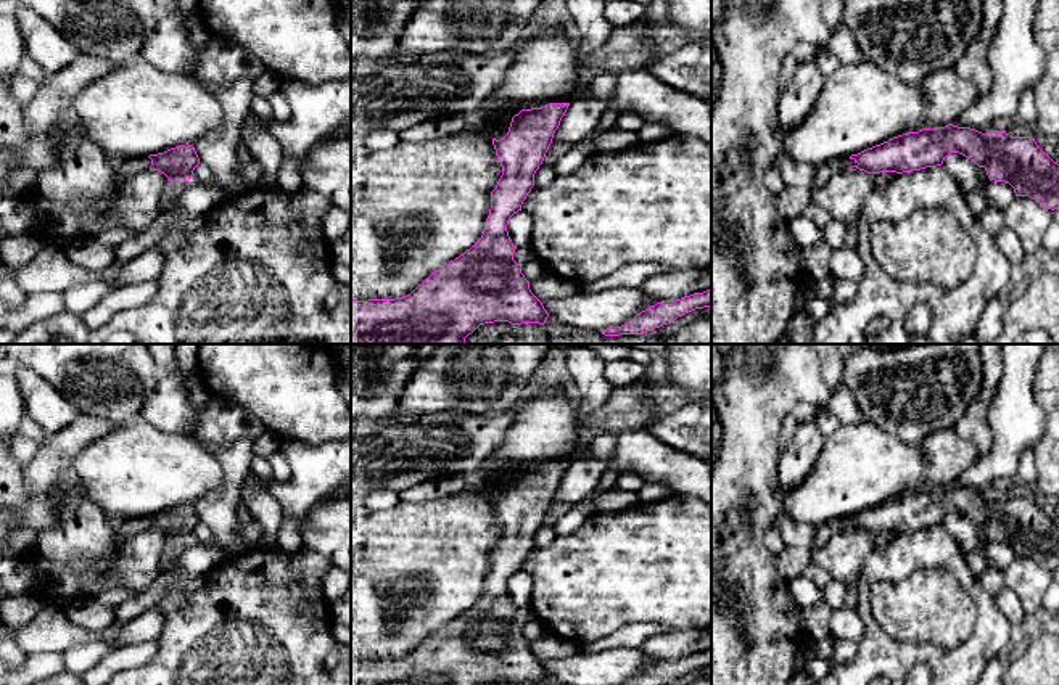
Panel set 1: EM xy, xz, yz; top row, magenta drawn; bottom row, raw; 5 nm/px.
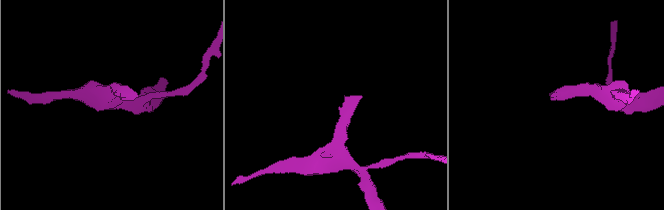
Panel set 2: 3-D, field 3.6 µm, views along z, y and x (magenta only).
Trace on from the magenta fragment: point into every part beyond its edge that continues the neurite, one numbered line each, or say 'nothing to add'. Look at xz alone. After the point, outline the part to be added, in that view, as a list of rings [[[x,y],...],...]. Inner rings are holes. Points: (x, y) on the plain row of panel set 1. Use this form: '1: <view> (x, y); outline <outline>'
1: xz (498, 489); outline [[[501,476],[494,482],[489,484],[489,494],[492,498],[501,500],[507,495],[510,487],[512,478],[510,476]]]

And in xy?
1: xy (131, 526); outline [[[148,516],[143,518],[129,518],[129,519],[121,519],[117,532],[122,537],[134,535],[138,532],[150,531],[151,519]]]

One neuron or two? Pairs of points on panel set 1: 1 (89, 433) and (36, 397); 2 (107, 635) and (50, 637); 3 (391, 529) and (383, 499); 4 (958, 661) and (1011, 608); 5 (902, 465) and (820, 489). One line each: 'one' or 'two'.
1: two
2: one
3: two
4: two
5: one

